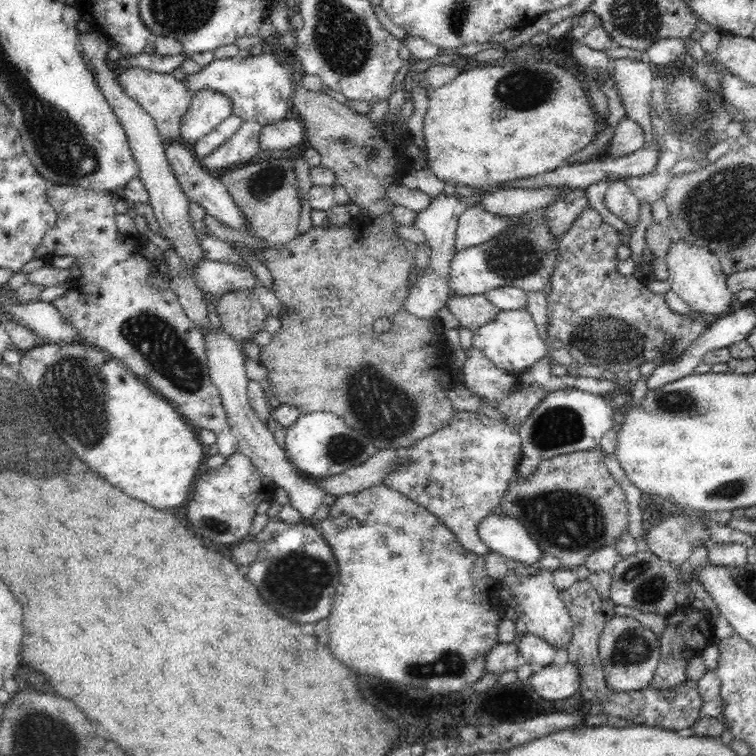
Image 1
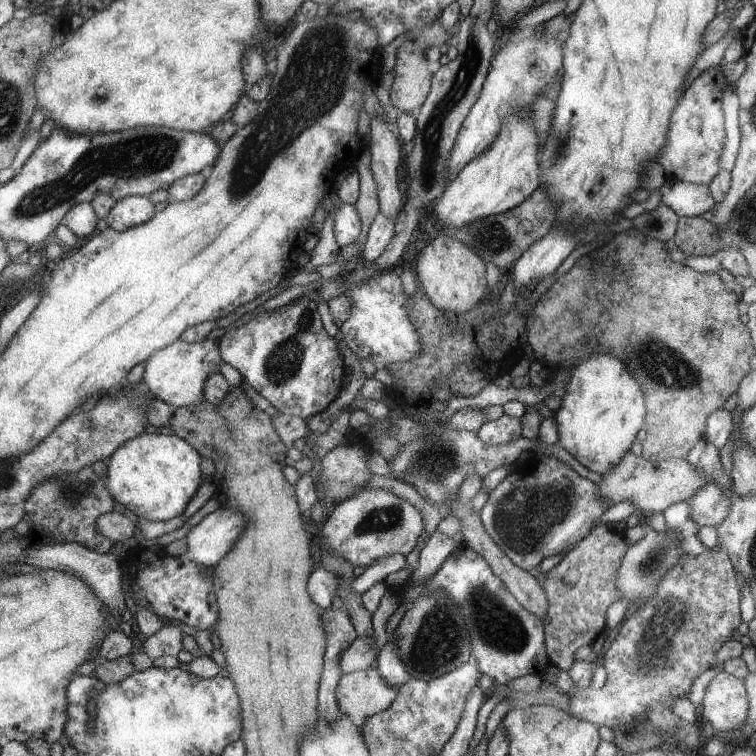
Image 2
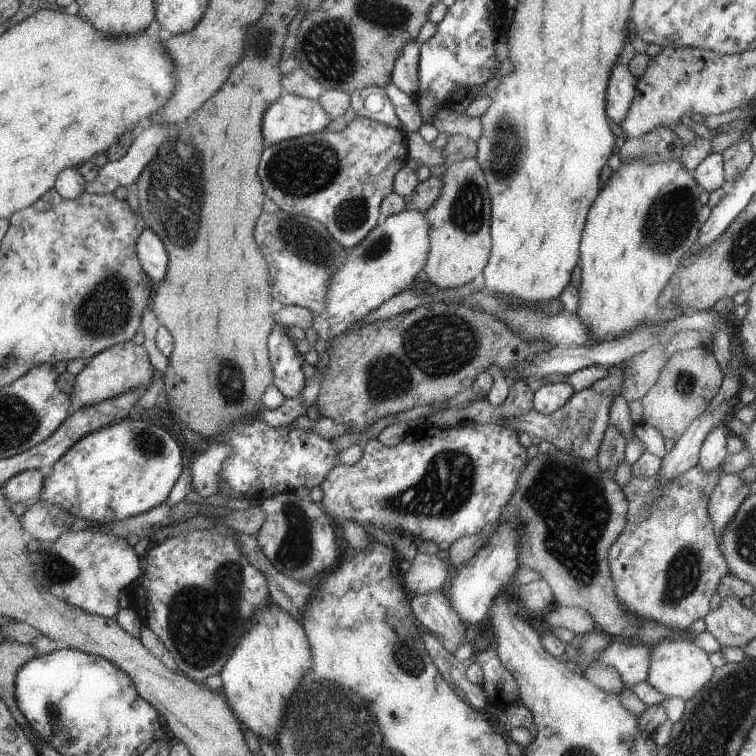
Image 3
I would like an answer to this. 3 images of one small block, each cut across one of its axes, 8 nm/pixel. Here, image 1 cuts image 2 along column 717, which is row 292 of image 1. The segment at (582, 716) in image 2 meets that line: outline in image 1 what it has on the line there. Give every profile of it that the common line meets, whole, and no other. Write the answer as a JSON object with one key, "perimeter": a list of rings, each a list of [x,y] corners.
{"perimeter":[[[588,206],[586,211],[579,216],[576,224],[574,224],[571,230],[560,239],[560,244],[558,244],[558,260],[556,260],[556,265],[552,274],[552,292],[548,294],[548,328],[546,328],[546,333],[548,337],[554,340],[555,338],[560,340],[564,344],[564,349],[570,353],[570,355],[582,365],[591,365],[598,367],[604,370],[609,370],[616,374],[626,374],[631,368],[639,368],[641,365],[647,362],[655,362],[658,366],[664,365],[665,363],[672,363],[673,361],[679,360],[692,348],[692,344],[698,339],[701,335],[704,335],[704,332],[707,332],[708,328],[711,328],[711,324],[715,322],[712,315],[706,315],[706,313],[694,313],[694,314],[678,314],[672,312],[666,304],[666,300],[662,298],[662,294],[652,294],[644,280],[638,280],[636,276],[622,276],[618,274],[616,270],[616,264],[618,264],[618,258],[616,258],[616,252],[618,247],[621,246],[621,241],[619,238],[619,233],[614,230],[608,222],[604,221],[604,217],[595,210]]]}

